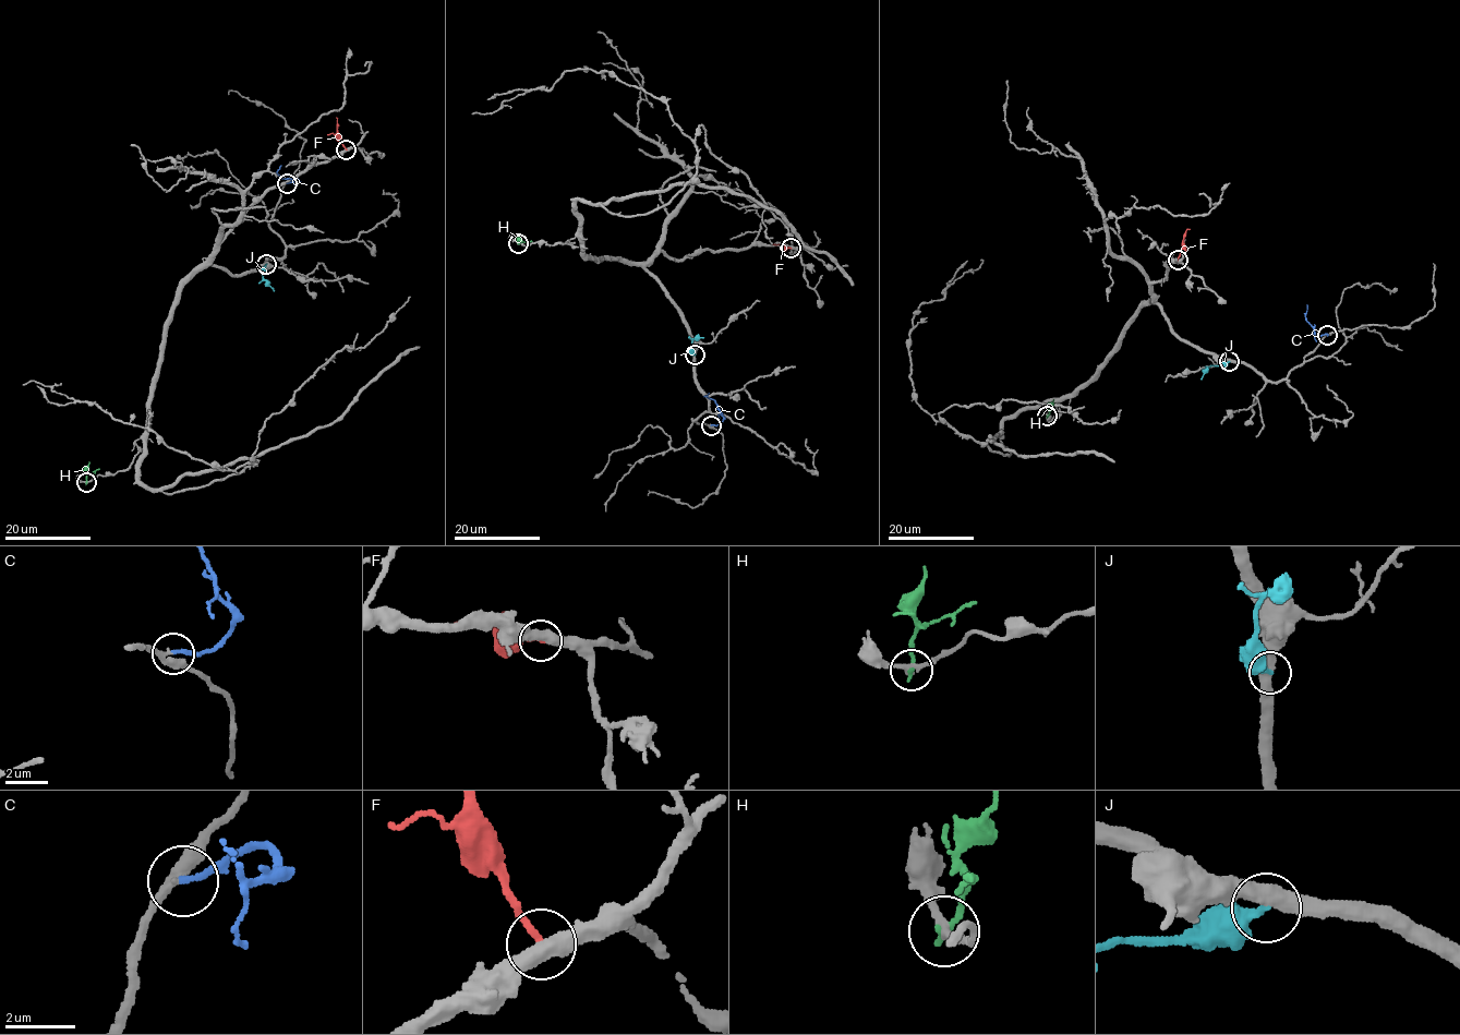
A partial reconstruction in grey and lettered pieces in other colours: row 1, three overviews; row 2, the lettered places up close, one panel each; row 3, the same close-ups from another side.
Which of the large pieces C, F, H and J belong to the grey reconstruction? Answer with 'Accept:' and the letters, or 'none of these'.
Accept: C

